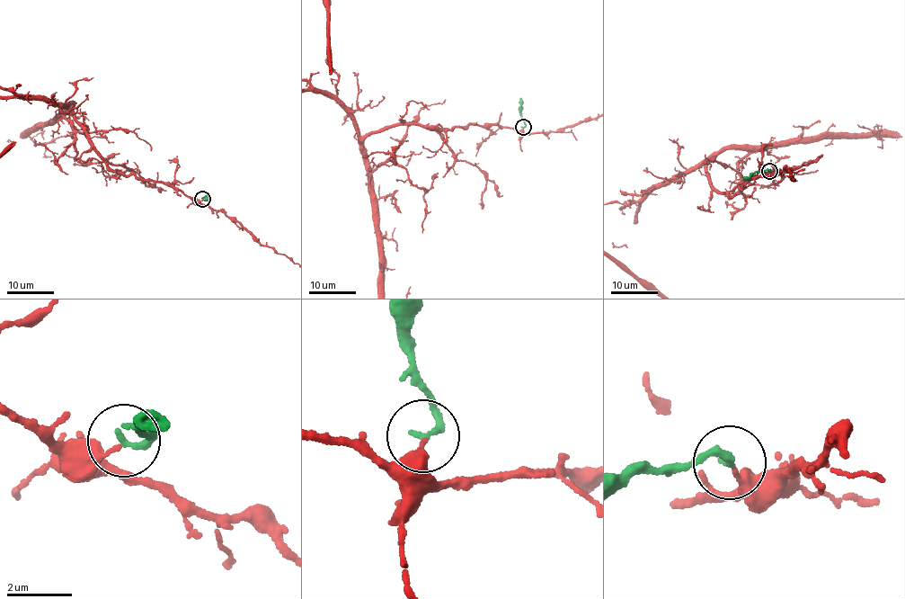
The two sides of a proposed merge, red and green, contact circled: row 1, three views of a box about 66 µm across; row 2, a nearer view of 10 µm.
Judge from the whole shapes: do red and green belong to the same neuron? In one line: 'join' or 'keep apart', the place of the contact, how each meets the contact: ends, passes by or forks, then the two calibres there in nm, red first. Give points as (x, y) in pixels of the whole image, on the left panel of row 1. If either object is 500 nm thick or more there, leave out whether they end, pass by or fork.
keep apart; at (202, 199); red ends there; green ends there; 130 nm thick on the red side, 200 nm on the other

